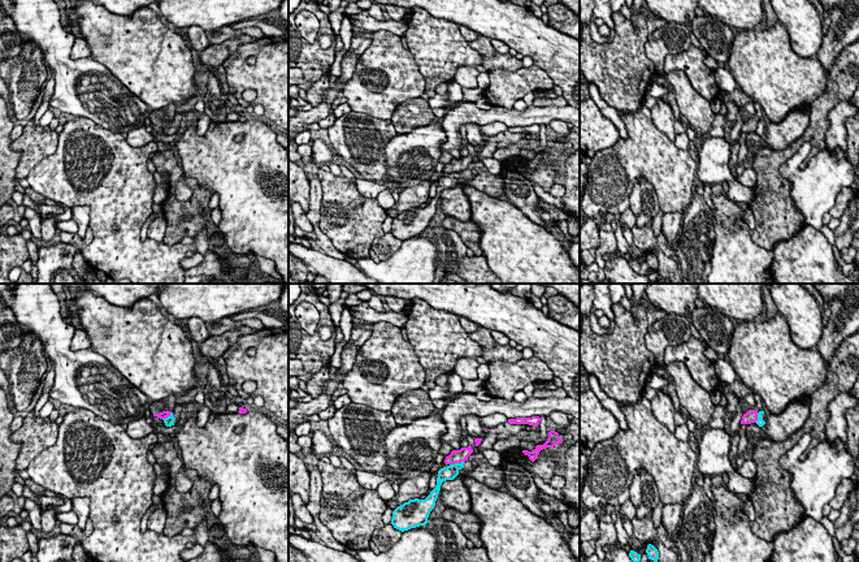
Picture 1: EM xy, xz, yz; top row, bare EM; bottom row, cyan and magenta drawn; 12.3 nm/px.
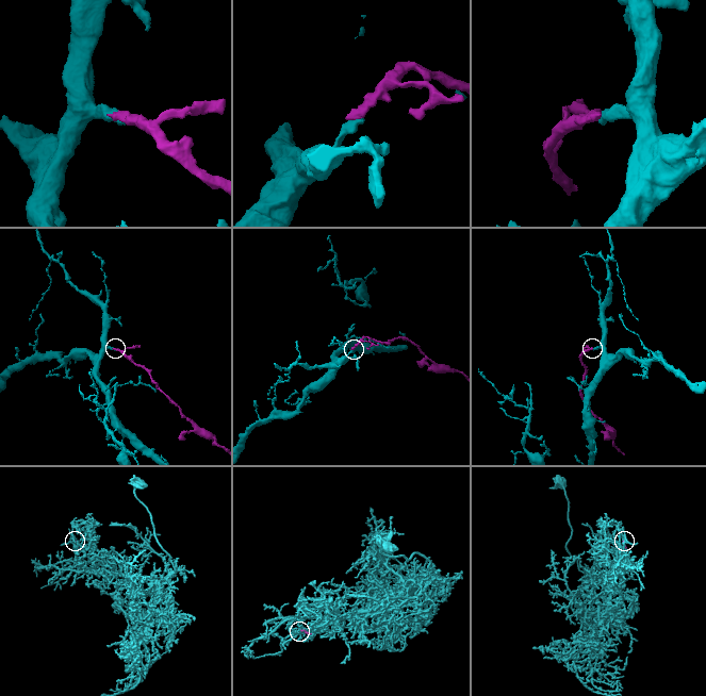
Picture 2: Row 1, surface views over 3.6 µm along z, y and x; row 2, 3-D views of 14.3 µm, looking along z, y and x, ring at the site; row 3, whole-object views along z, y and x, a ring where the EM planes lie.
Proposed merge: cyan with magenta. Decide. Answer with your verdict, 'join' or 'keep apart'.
join

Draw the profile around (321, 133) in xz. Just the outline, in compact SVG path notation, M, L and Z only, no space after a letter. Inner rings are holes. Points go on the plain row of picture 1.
M320 127L318 130L311 129L309 131L311 131L309 144L312 144L316 139L322 139L327 144L327 147L333 151L333 155L334 155L333 161L338 163L340 160L340 156L331 146L331 142L330 142L329 135L327 135L329 134L327 129Z

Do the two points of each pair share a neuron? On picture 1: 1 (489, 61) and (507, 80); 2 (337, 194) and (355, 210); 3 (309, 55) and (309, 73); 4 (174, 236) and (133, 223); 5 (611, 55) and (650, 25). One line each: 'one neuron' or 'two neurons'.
1: two neurons
2: one neuron
3: one neuron
4: two neurons
5: one neuron

